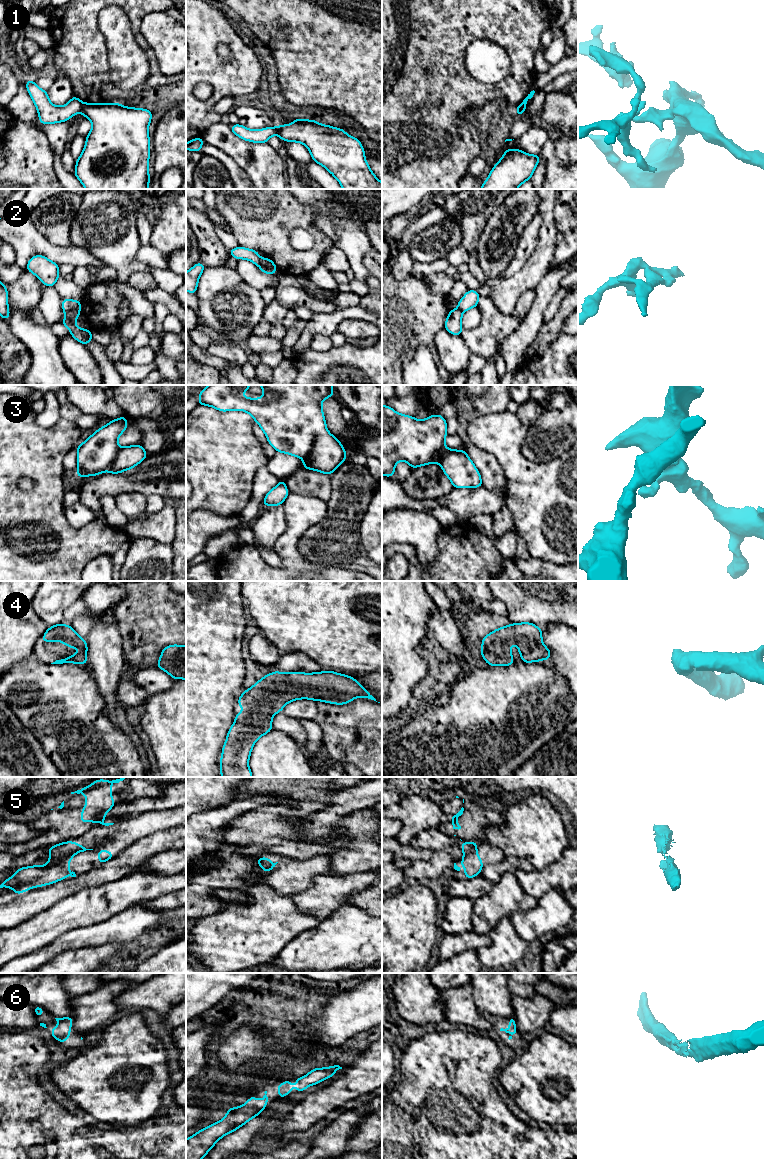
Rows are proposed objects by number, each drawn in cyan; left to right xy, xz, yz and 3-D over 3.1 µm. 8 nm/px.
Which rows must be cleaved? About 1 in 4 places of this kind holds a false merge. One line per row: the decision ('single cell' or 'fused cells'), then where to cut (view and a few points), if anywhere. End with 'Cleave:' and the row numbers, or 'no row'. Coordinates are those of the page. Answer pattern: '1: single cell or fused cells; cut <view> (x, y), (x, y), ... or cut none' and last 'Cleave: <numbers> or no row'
1: fused cells; cut yz (525, 105), (516, 109)
2: fused cells; cut xy (79, 310), (64, 311)
3: single cell; cut none
4: single cell; cut none
5: fused cells; cut xy (72, 840), (70, 842)
6: single cell; cut none
Cleave: 1, 2, 5

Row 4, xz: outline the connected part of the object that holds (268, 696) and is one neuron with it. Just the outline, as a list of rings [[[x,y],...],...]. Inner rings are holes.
[[[330,670],[265,675],[238,699],[246,711],[236,714],[228,731],[220,759],[221,777],[252,777],[248,762],[255,742],[273,729],[272,717],[291,701],[311,699],[342,705],[357,697],[376,701],[356,679]]]

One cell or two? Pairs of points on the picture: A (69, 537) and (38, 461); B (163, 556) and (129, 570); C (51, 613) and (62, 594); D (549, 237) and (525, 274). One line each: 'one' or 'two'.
A: one
B: one
C: one
D: one

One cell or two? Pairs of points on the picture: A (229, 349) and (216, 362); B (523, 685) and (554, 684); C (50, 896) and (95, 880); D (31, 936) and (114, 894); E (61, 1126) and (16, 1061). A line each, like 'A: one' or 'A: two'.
A: two
B: one
C: one
D: one
E: one

